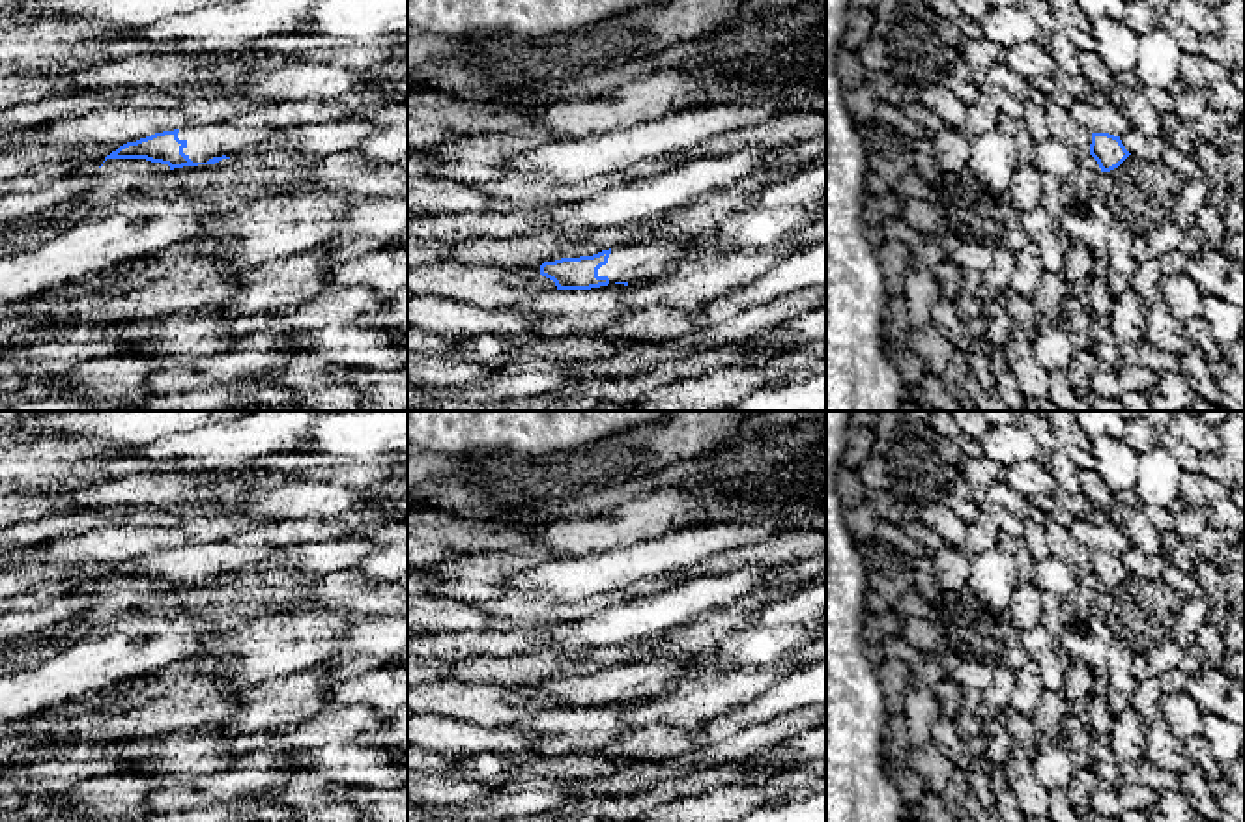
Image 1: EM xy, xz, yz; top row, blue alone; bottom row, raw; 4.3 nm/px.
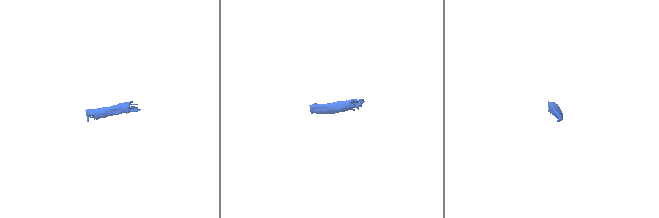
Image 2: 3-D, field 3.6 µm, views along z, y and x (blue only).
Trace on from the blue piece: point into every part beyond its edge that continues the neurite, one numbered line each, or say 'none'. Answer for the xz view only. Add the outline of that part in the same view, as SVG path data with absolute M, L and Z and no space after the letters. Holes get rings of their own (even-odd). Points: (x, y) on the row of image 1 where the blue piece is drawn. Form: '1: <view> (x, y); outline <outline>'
1: xz (634, 262); outline M675 239L611 248L598 276L608 276L609 284L654 278L686 256L686 245L688 239Z

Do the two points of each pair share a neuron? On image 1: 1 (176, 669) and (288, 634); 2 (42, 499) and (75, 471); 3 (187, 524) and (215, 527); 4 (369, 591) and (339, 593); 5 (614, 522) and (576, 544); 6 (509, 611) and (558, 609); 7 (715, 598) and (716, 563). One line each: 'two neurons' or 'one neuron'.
1: one neuron
2: two neurons
3: one neuron
4: one neuron
5: one neuron
6: one neuron
7: two neurons

